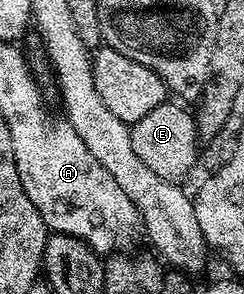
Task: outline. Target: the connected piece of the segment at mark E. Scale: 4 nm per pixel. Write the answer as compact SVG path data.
M165 100L161 106L154 108L154 112L146 112L142 120L131 123L130 129L134 153L138 155L138 160L142 160L142 164L146 164L150 172L162 176L162 180L170 180L177 184L183 183L185 181L183 178L191 172L192 165L194 167L197 165L198 135L196 119L191 109L175 101Z

